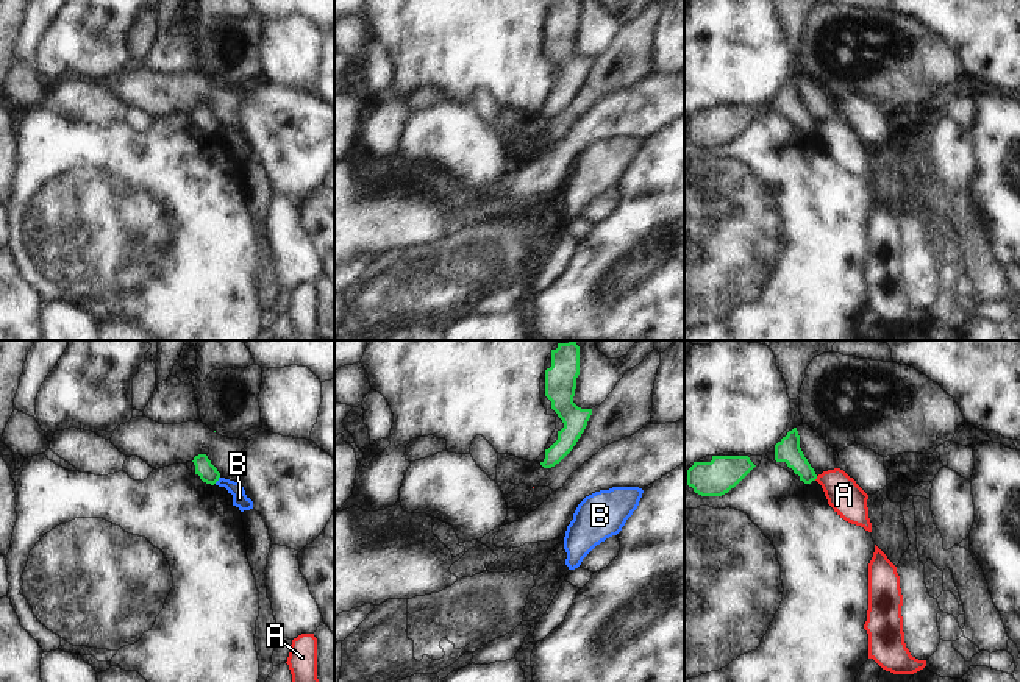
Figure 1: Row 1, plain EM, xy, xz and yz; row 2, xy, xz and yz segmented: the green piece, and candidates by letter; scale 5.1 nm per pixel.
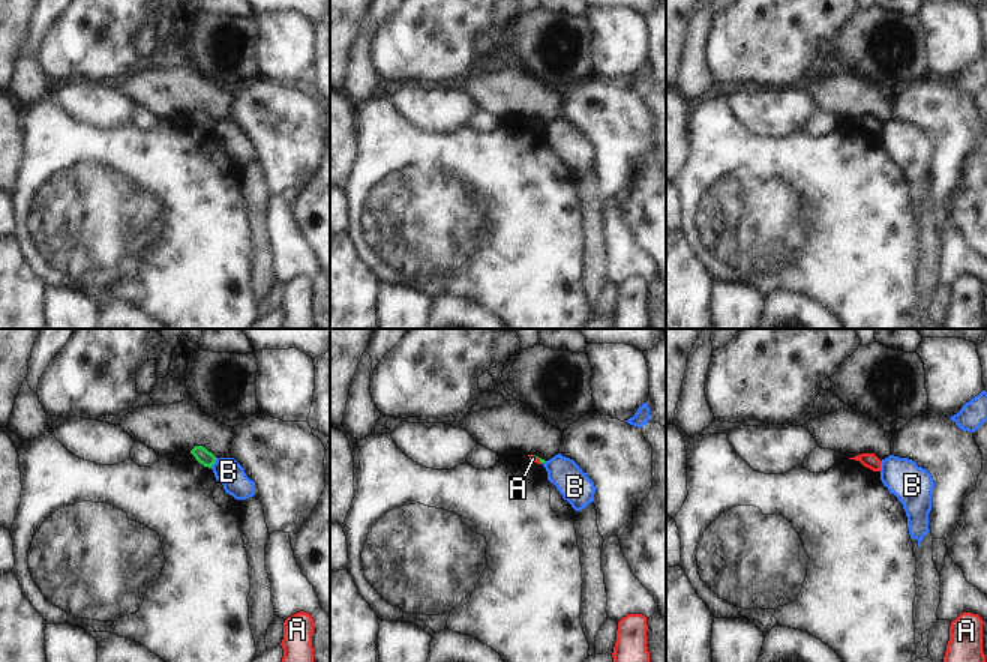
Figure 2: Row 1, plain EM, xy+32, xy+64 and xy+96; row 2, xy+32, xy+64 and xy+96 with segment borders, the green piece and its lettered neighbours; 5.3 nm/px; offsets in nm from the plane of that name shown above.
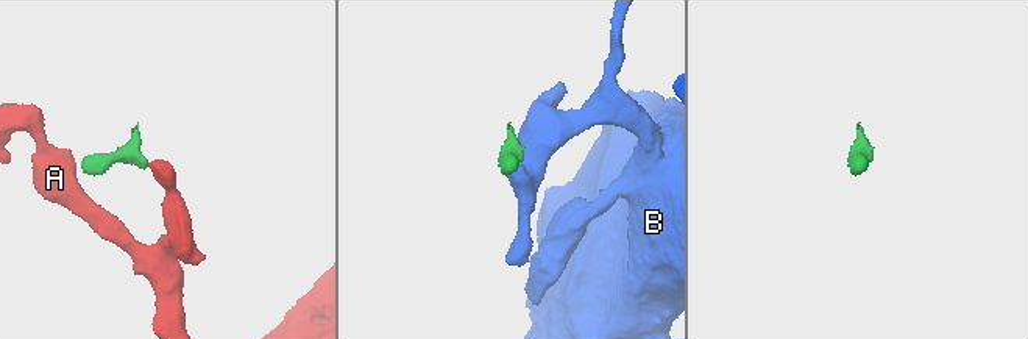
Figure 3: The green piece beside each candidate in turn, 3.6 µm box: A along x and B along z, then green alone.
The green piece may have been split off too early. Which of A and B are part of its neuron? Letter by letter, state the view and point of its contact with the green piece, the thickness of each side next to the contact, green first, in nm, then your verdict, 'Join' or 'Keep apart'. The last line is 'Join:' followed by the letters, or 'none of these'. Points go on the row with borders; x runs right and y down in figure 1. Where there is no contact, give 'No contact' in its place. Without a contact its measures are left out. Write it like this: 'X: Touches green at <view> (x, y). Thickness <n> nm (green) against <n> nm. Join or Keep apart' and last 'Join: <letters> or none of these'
A: Touches green at yz (816, 478). Thickness 120 nm (green) against 180 nm. Keep apart
B: Touches green at xy (217, 479). Thickness 100 nm (green) against 80 nm. Keep apart
Join: none of these

